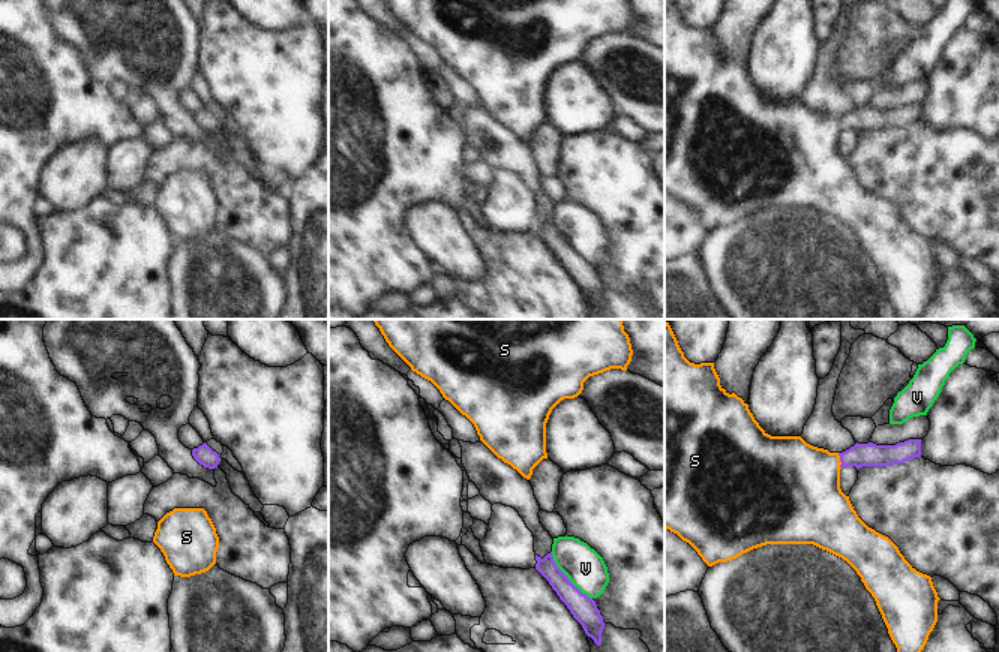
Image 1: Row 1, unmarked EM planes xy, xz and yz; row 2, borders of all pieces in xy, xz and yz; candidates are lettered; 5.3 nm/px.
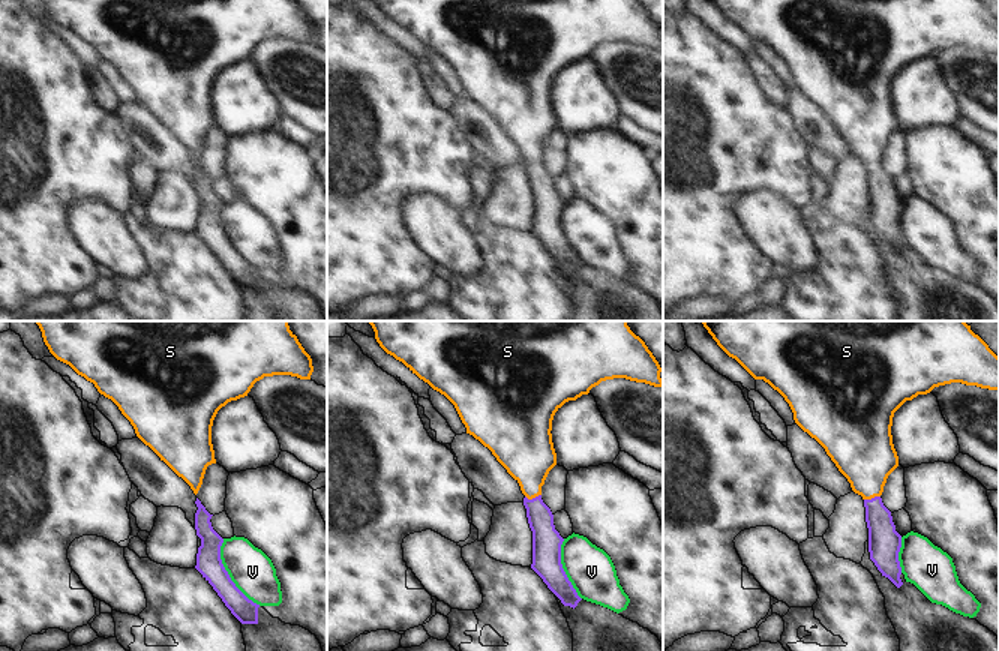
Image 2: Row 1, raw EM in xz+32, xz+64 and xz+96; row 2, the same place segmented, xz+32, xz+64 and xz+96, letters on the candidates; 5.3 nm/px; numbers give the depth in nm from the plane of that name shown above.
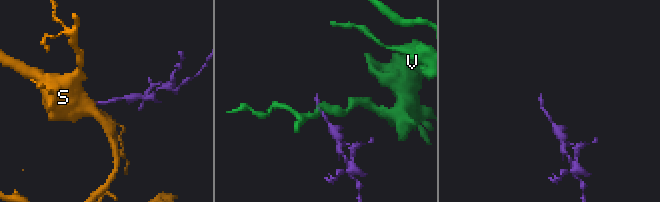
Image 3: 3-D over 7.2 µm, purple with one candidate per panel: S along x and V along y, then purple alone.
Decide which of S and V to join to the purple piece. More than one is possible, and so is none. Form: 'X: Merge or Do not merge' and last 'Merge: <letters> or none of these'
S: Merge
V: Do not merge
Merge: S.

